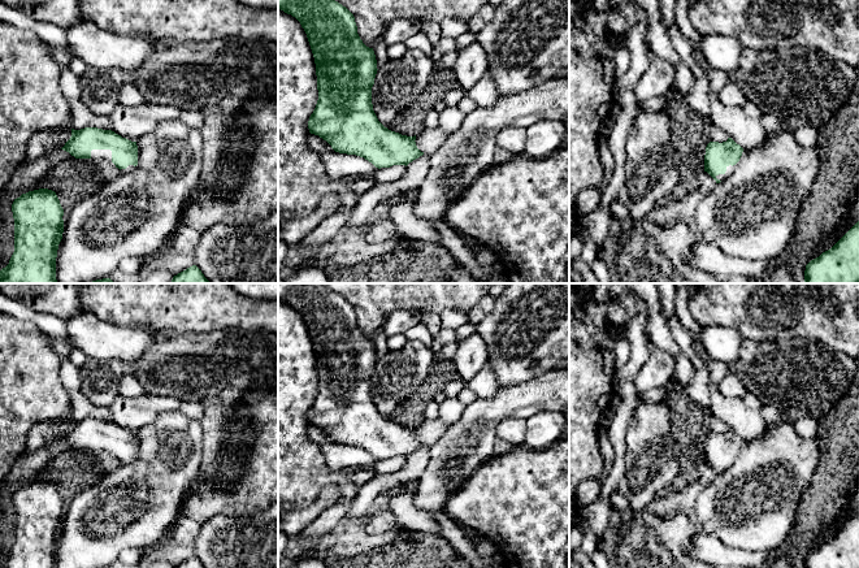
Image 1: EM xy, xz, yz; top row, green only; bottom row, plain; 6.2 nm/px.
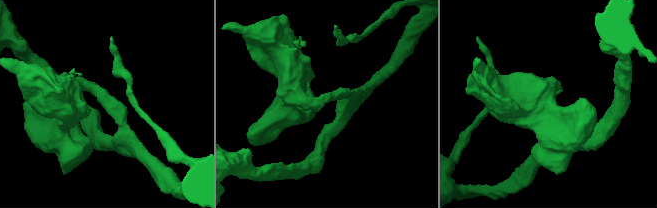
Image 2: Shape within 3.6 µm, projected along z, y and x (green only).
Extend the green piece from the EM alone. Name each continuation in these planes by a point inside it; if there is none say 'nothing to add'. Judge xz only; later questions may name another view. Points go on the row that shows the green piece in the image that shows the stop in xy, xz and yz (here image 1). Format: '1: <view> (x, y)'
nothing to add

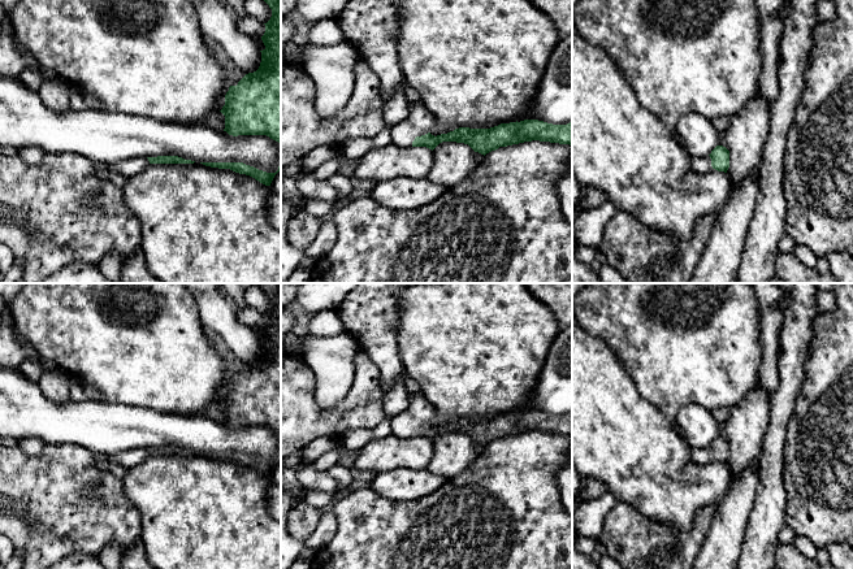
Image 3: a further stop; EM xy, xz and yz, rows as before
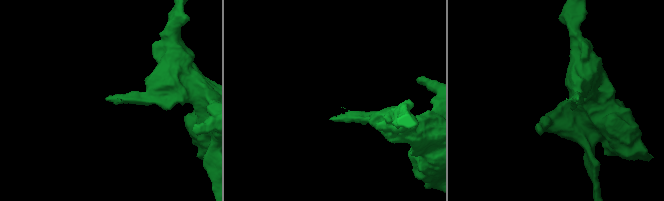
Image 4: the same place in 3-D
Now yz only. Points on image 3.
1: yz (698, 164)

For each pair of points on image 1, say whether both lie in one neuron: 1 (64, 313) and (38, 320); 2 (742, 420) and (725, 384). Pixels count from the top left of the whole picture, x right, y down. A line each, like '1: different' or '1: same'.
1: different
2: different

